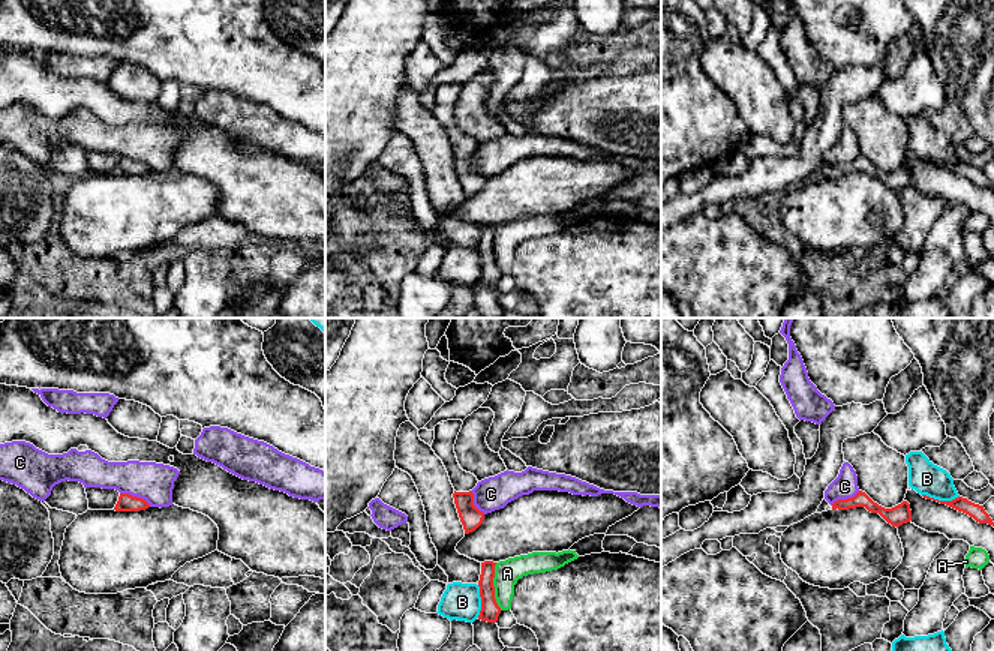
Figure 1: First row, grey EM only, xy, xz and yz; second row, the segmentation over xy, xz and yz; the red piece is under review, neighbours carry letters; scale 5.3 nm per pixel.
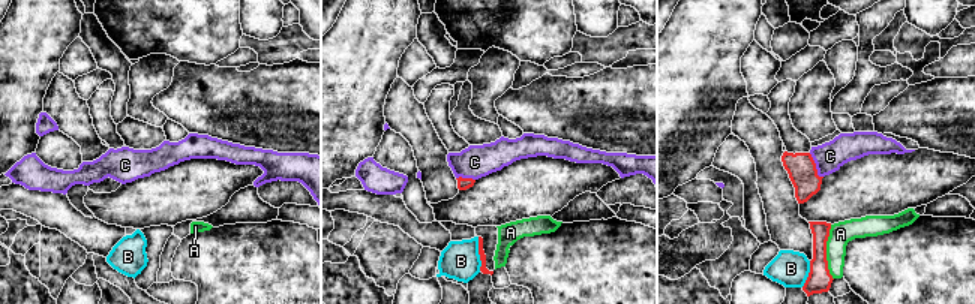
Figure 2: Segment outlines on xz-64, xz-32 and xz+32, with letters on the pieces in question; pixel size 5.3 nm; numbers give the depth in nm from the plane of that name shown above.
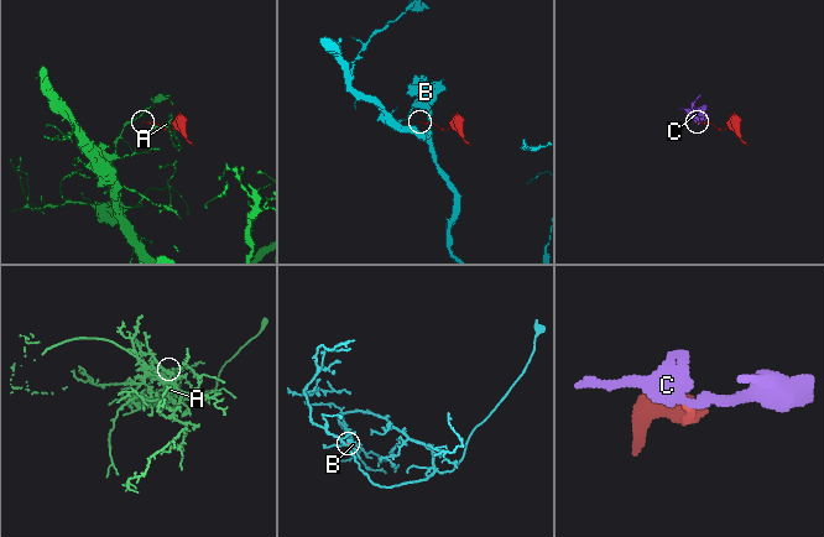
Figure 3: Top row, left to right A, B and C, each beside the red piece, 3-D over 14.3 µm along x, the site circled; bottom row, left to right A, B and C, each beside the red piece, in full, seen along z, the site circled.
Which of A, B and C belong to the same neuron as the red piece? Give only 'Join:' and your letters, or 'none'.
Join: none

